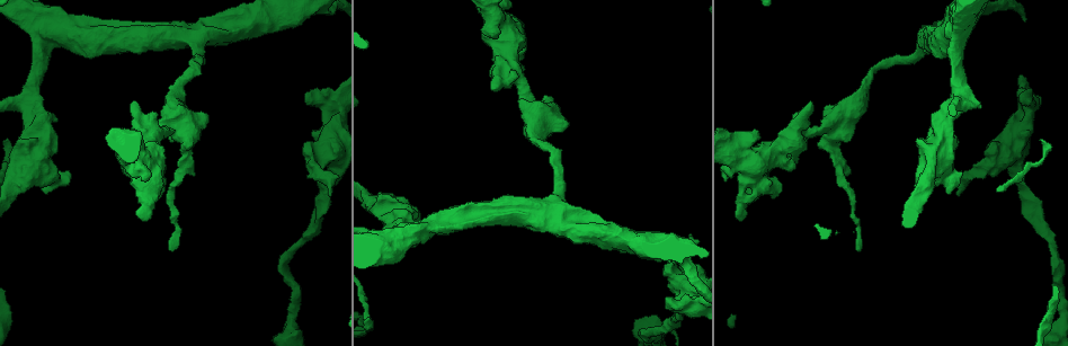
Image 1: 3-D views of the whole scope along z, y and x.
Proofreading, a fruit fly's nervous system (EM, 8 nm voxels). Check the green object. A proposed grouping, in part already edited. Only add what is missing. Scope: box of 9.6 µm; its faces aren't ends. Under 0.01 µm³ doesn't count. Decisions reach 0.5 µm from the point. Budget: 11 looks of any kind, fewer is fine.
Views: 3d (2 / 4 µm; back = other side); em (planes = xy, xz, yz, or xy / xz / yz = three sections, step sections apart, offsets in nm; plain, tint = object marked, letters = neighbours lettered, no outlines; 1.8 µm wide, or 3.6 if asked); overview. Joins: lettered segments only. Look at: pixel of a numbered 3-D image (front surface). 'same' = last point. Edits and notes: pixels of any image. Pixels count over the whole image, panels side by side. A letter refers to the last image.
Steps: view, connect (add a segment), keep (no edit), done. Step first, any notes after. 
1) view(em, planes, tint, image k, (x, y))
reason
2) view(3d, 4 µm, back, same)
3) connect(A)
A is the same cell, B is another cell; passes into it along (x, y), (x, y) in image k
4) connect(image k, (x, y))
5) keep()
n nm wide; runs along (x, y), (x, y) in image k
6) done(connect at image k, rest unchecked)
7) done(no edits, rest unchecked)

view(3d, 4 µm, image 1, (857, 234))
thin neck

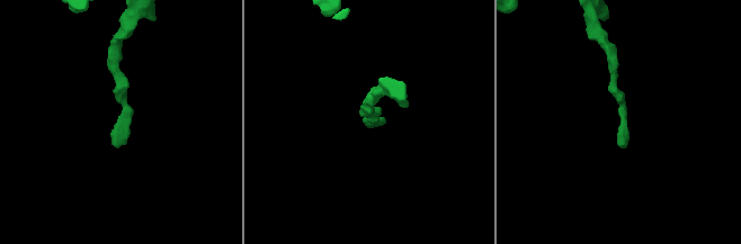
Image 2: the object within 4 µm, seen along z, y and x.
view(em, 3.6 µm, planes, letters, image 2, (378, 120))
need the tissue

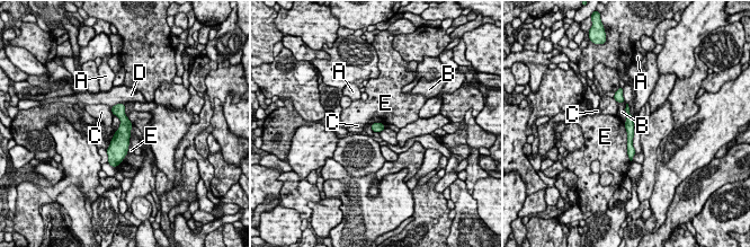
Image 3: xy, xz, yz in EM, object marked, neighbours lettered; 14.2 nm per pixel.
keep()
E touches over 550 nm; A, B, C, D and E are other cells; border along (624, 123), (627, 157), (631, 160) in image 3; none of them fits

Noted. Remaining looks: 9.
view(3d, 2 µm, image 1, (739, 218))
an open end

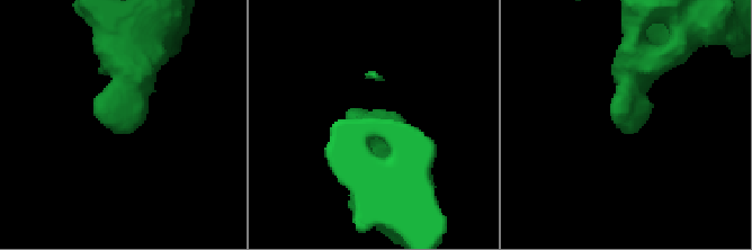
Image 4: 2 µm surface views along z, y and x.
view(em, planes, tint, image 4, (624, 126))
now the EM

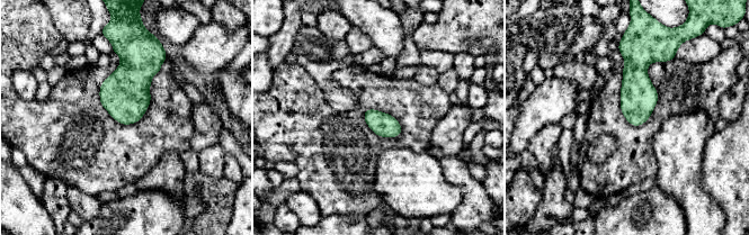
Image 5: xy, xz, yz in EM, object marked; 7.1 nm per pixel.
view(em, planes, letters, same)

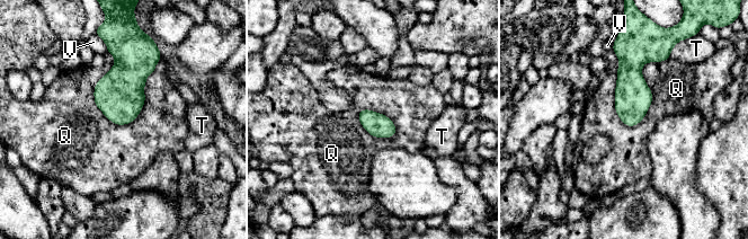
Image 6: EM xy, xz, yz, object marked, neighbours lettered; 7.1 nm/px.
keep()
Q, T and V are other cells; border along (668, 58), (629, 127) in image 6; none of them fits

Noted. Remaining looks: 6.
view(3d, 2 µm, image 1, (135, 103))
branch stops here

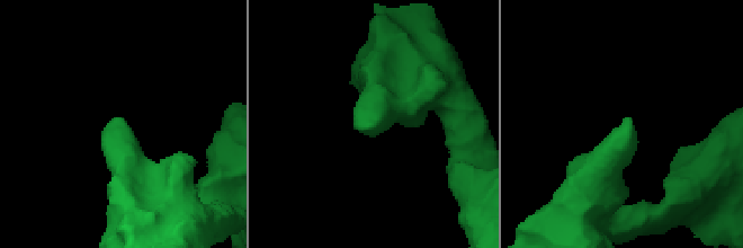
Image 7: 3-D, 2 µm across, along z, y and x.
view(em, yz, step 8, tint, image 7, (364, 126))

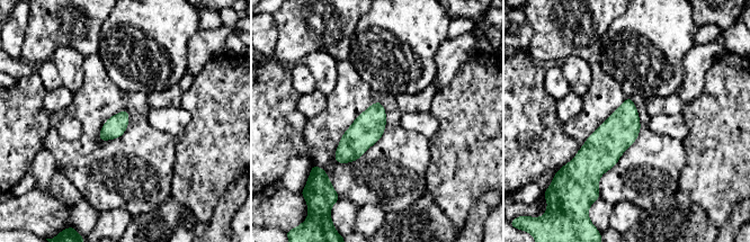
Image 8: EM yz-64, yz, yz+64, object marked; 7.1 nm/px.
view(em, planes, letters, same)
another direction

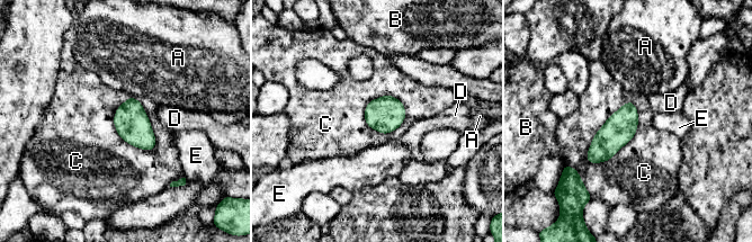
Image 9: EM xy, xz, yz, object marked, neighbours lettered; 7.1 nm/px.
keep()
220 nm wide; A, B, C, D and E are other cells; border along (630, 99), (593, 136), (589, 163) in image 9; no lettered segment goes on from it

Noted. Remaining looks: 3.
done(no edits, rest unchecked)

